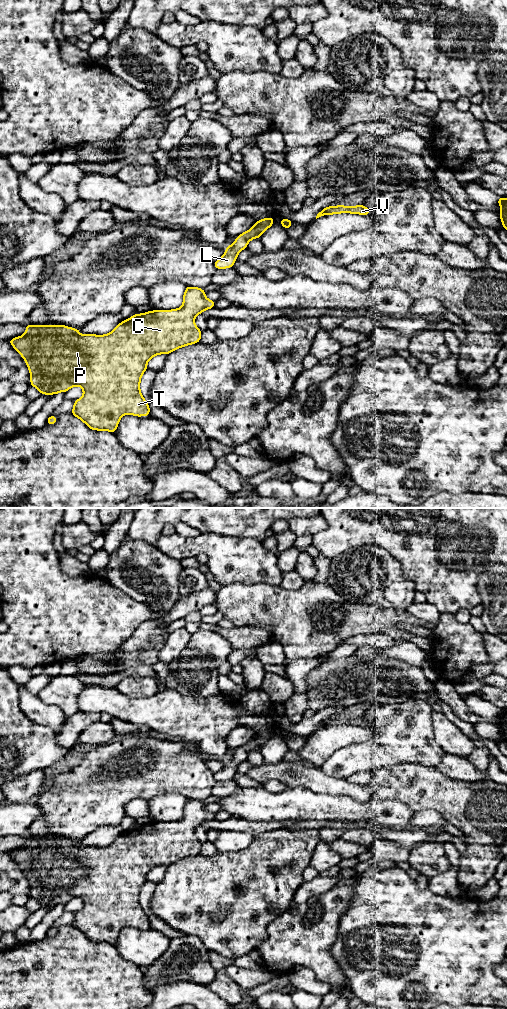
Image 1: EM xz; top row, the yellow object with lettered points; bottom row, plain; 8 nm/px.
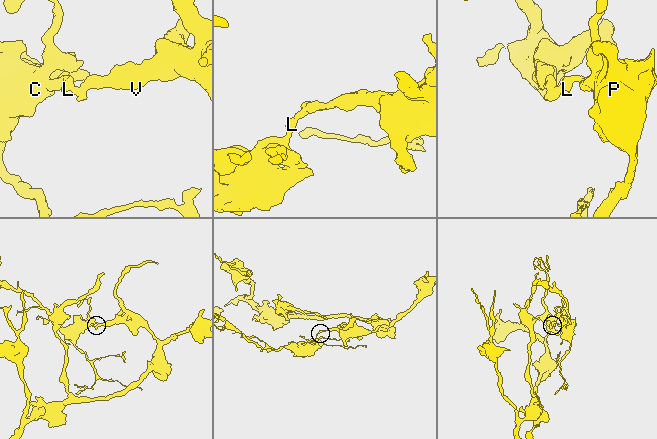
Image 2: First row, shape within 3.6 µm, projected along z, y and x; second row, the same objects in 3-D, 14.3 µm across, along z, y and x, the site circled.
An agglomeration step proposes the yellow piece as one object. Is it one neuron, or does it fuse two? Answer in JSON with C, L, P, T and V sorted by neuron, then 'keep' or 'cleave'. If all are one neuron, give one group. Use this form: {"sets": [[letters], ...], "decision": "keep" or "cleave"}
{"sets": [["C", "L", "P", "T"], ["V"]], "decision": "cleave"}

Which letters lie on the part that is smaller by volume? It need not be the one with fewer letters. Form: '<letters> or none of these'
C, L, P, T

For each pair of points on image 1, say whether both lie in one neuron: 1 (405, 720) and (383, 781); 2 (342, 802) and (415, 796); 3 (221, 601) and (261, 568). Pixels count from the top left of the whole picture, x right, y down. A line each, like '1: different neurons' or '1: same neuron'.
1: different neurons
2: different neurons
3: different neurons

